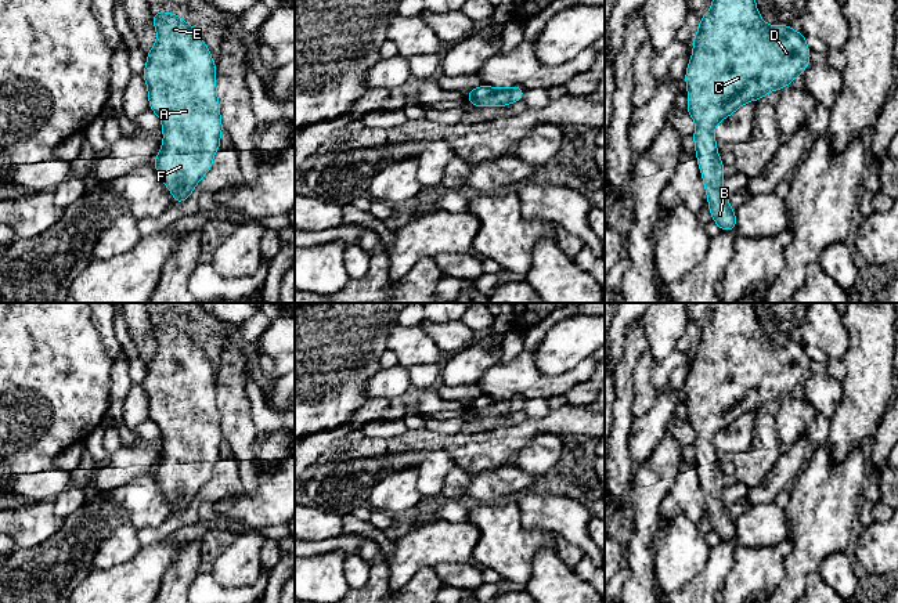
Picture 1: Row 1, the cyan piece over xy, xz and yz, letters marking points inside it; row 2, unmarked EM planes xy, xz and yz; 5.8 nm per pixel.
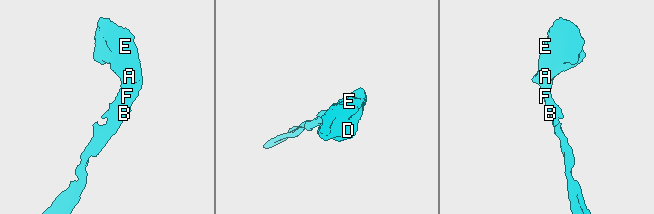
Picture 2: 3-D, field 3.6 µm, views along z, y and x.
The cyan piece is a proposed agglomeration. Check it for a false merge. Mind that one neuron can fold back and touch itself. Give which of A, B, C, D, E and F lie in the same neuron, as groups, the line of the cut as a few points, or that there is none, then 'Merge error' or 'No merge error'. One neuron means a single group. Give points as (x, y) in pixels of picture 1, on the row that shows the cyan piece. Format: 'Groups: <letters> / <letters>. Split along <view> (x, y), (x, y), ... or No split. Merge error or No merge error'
Groups: A B C D E F. No split. No merge error

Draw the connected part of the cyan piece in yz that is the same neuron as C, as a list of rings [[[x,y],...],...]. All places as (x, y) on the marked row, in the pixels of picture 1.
[[[713,0],[710,11],[702,15],[685,75],[686,112],[696,122],[693,138],[697,163],[711,217],[721,231],[736,228],[736,213],[722,191],[724,163],[717,152],[714,127],[743,104],[762,100],[767,93],[789,86],[811,64],[809,54],[805,35],[793,30],[789,25],[767,25],[760,17],[755,0]]]

